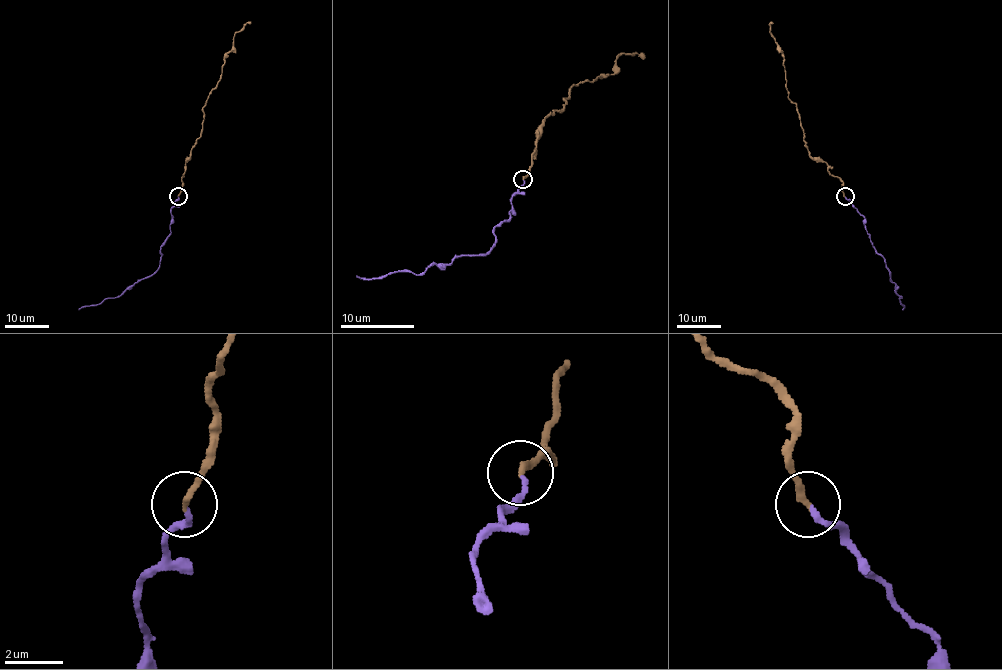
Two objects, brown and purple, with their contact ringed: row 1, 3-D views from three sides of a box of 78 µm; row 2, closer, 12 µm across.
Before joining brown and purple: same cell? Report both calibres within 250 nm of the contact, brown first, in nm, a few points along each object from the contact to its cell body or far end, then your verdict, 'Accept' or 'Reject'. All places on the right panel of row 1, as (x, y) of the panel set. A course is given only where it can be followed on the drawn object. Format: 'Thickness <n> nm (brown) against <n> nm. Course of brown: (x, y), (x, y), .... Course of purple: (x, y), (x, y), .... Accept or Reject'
Thickness 240 nm (brown) against 180 nm. Course of brown: (844, 197), (842, 181), (810, 155), (797, 106), (788, 97), (782, 51), (769, 31), (773, 22). Course of purple: (845, 197), (864, 218), (867, 234), (883, 257), (895, 284), (895, 292), (902, 297), (902, 309). Accept

